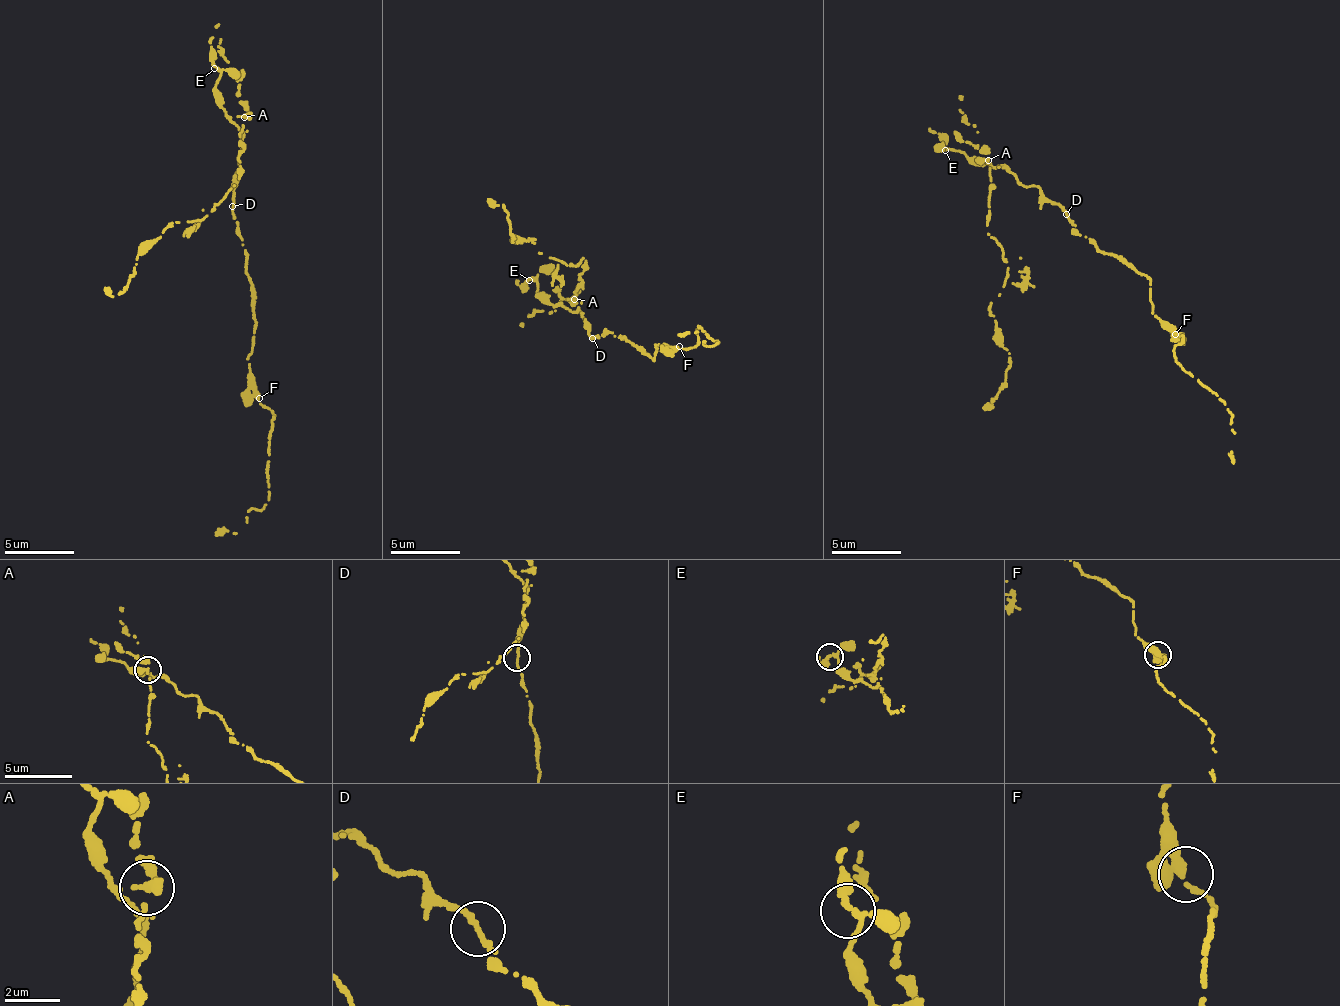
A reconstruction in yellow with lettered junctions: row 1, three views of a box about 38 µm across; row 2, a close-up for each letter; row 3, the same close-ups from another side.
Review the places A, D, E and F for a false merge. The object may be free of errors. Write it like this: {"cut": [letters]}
{"cut": ["A"]}

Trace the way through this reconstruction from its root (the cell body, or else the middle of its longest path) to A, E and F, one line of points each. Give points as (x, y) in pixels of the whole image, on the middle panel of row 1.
A: (592, 338), (580, 312), (570, 312), (563, 305), (573, 298)
E: (592, 338), (580, 312), (574, 314), (563, 305), (546, 302), (546, 296), (536, 291), (536, 282), (529, 280)
F: (592, 338), (602, 334), (605, 329), (633, 343), (654, 359), (658, 350), (655, 343), (679, 346)

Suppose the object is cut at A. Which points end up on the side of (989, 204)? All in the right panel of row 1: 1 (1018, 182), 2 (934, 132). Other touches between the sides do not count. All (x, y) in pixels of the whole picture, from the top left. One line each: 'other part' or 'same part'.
1: other part
2: other part

